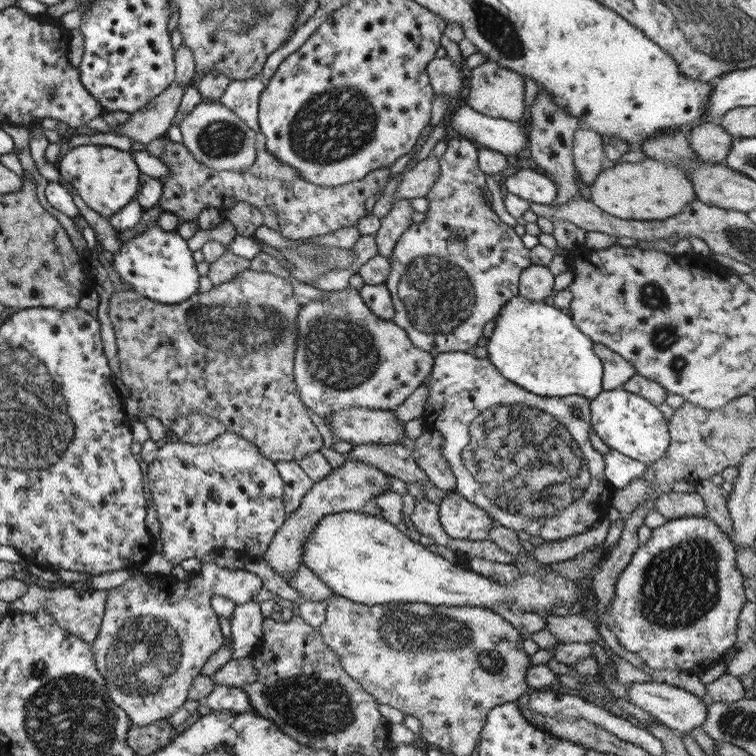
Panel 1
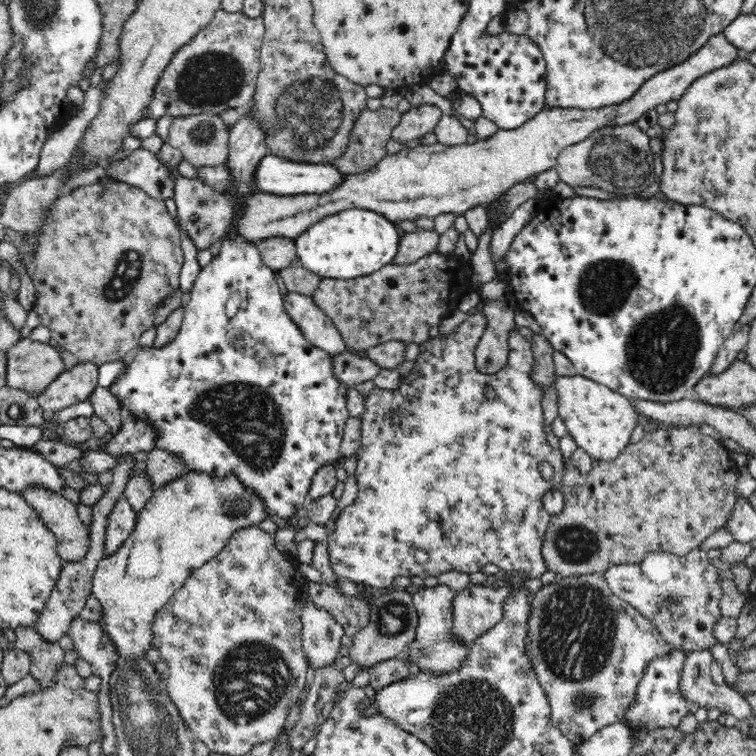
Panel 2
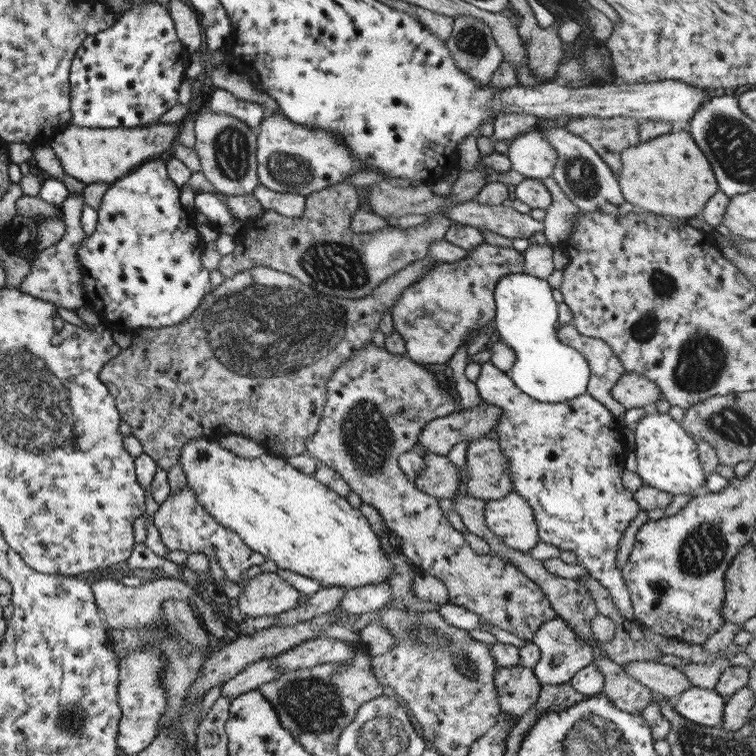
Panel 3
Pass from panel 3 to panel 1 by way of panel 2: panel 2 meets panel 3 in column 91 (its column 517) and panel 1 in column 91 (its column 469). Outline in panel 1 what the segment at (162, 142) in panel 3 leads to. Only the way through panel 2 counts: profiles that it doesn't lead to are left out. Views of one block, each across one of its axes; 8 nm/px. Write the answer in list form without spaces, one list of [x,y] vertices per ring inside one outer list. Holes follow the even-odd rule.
[[[85,144],[70,148],[59,160],[56,169],[73,186],[87,208],[107,218],[119,212],[135,196],[141,176],[128,151],[107,145]]]

